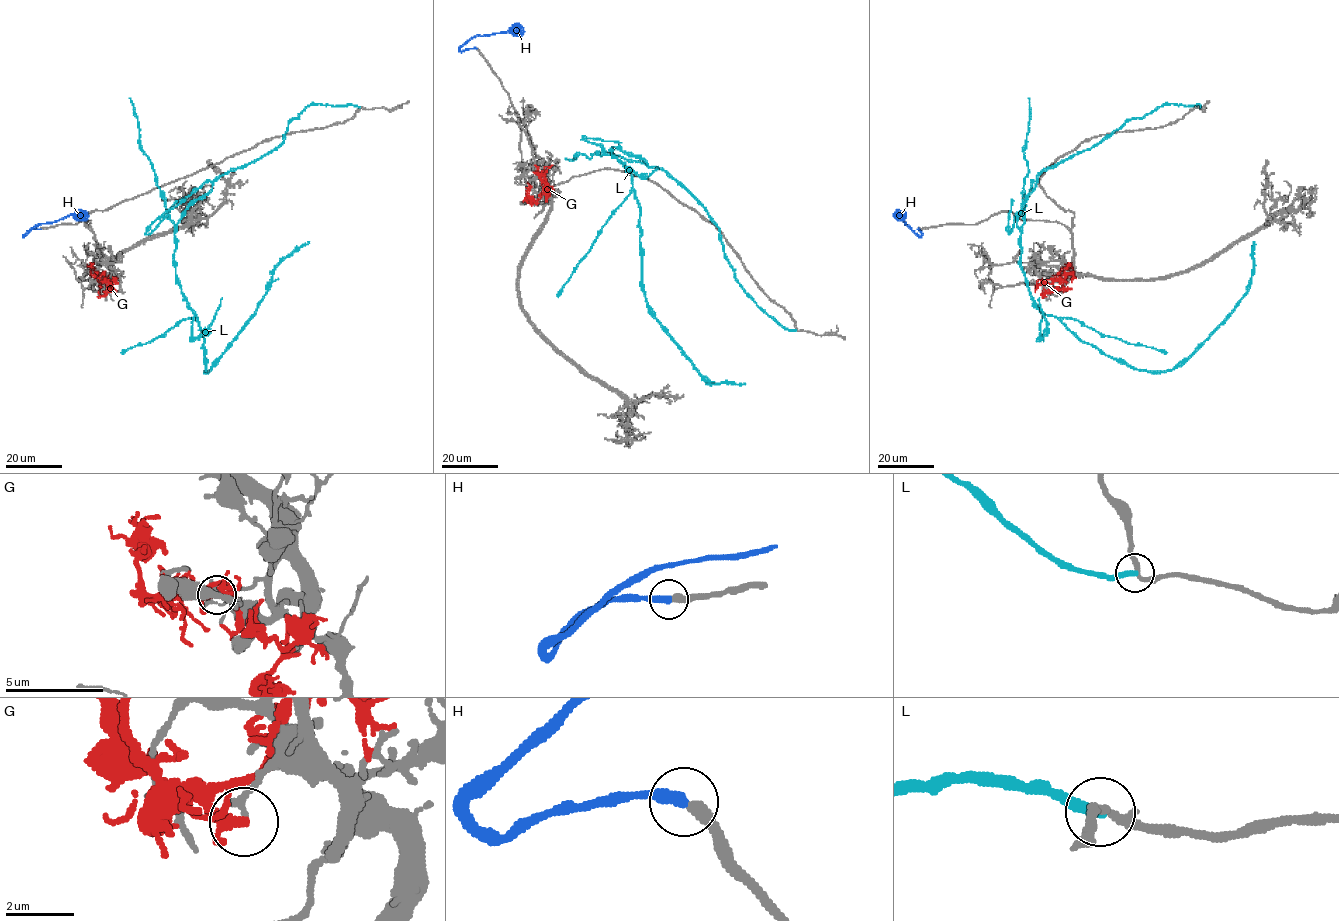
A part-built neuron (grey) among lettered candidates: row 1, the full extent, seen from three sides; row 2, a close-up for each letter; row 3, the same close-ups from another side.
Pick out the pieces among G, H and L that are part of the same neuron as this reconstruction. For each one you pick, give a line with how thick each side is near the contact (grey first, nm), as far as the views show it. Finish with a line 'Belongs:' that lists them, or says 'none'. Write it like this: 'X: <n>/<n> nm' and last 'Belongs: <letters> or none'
H: 360/400 nm
Belongs: H

